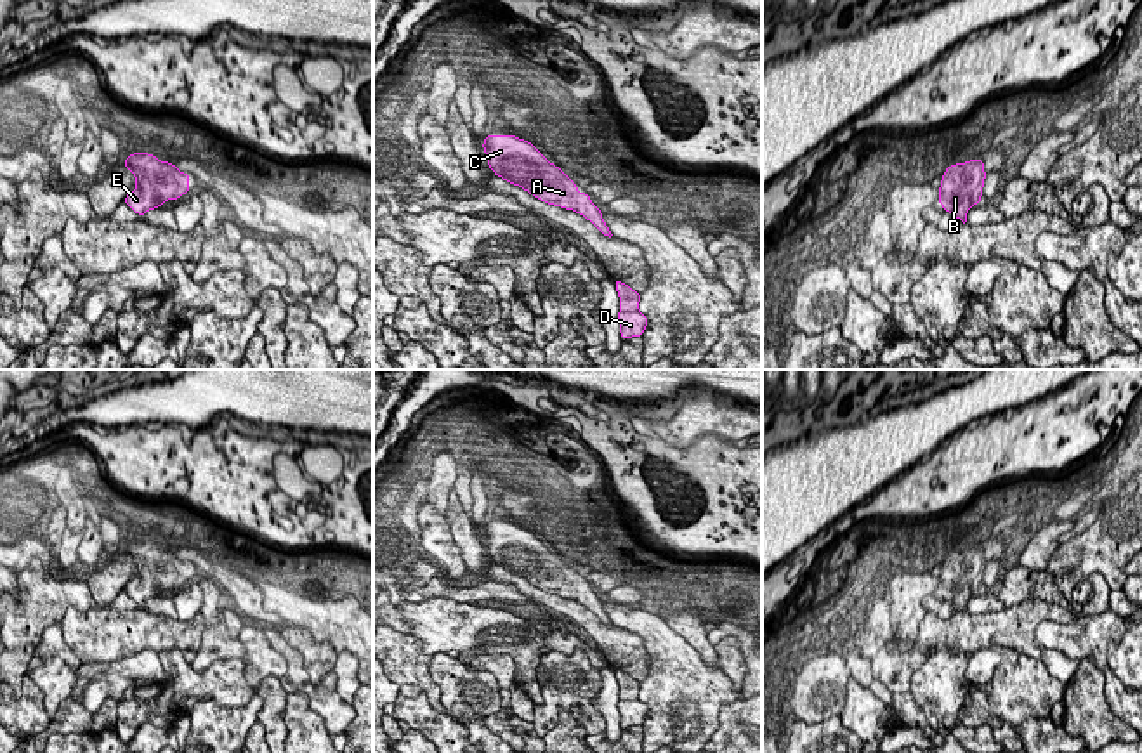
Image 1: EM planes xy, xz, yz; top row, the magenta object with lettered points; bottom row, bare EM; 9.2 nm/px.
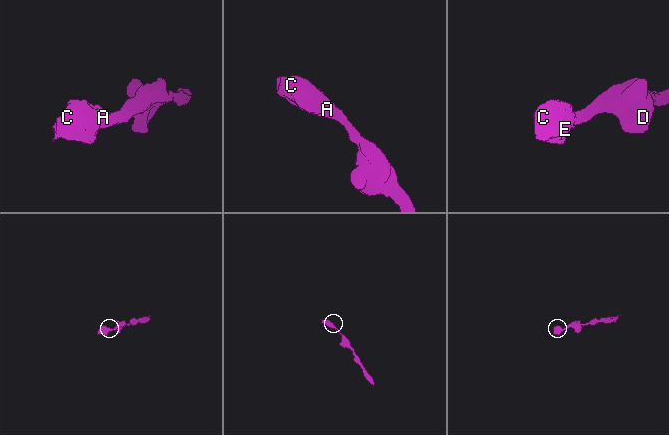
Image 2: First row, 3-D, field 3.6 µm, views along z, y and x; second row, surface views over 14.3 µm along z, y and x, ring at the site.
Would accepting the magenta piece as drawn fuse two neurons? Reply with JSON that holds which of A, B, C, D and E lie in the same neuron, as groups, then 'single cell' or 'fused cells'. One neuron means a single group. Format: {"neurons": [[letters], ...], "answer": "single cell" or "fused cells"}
{"neurons": [["A", "B", "C", "D", "E"]], "answer": "single cell"}

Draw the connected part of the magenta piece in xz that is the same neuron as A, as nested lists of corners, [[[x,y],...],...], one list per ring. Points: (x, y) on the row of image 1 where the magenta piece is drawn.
[[[486,135],[482,142],[488,167],[496,177],[522,187],[531,196],[590,220],[604,236],[613,236],[597,205],[557,165],[550,163],[529,141],[509,135]]]

